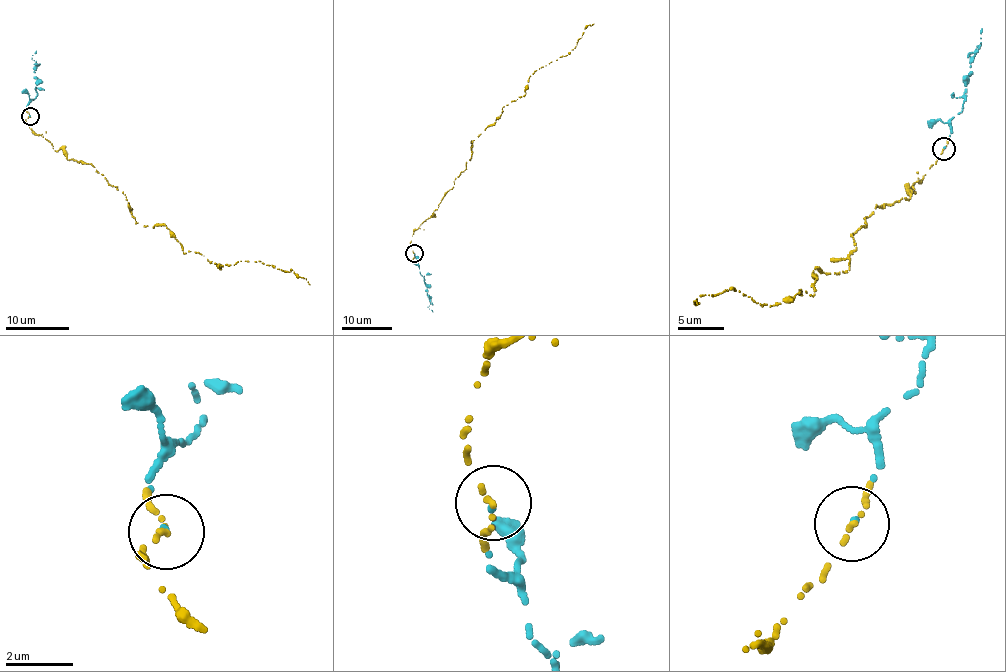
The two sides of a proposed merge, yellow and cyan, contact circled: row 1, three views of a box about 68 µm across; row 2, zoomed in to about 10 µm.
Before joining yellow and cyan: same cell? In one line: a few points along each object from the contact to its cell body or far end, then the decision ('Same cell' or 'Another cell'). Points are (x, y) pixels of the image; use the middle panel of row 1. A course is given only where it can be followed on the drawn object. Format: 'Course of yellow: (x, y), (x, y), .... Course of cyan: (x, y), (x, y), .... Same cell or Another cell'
Course of yellow: (415, 253), (414, 231), (453, 187), (474, 140), (525, 95), (529, 76), (569, 55), (593, 23). Course of cyan: (415, 253), (414, 264), (419, 265), (428, 288), (430, 304), (428, 306), (432, 311). Another cell

